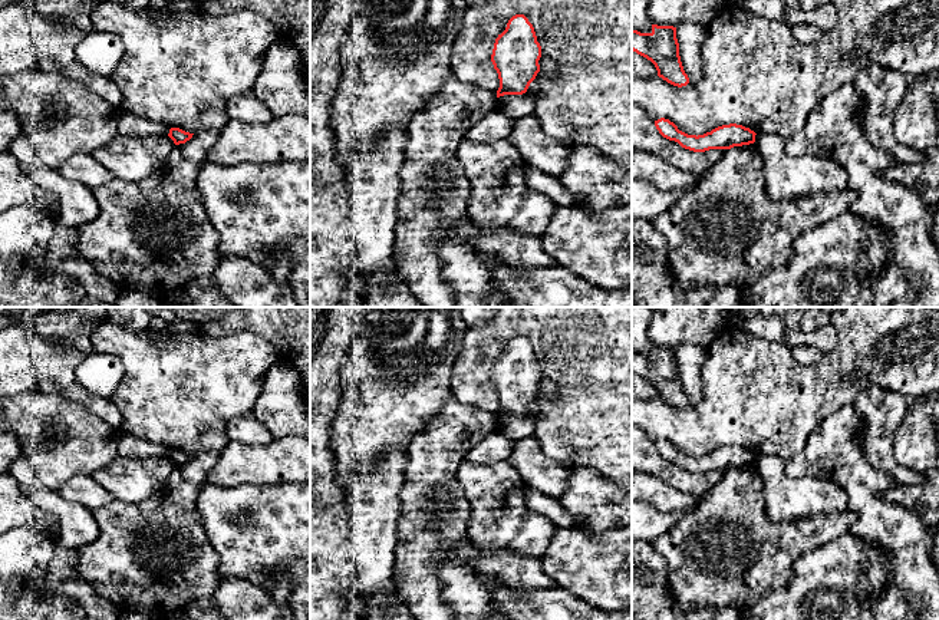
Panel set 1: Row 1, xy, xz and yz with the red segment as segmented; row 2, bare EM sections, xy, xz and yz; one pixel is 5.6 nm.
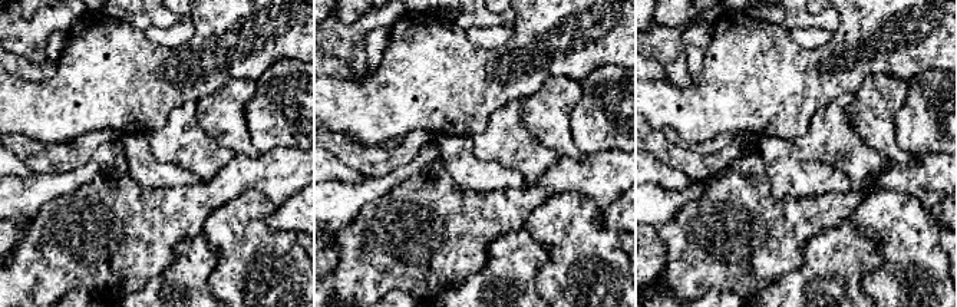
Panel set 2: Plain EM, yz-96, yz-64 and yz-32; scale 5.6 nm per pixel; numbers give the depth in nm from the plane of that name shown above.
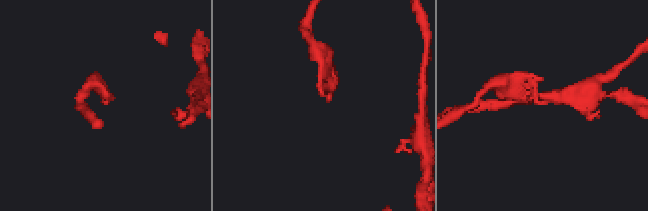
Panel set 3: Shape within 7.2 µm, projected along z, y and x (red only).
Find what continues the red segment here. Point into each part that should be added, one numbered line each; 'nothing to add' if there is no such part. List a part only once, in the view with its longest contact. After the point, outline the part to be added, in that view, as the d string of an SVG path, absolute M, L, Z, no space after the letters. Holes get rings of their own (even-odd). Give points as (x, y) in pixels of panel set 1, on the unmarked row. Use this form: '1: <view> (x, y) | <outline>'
nothing to add

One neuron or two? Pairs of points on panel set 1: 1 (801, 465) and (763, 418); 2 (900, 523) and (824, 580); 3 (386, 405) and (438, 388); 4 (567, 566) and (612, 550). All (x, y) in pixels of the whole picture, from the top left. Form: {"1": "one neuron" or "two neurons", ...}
{"1": "two neurons", "2": "two neurons", "3": "one neuron", "4": "one neuron"}

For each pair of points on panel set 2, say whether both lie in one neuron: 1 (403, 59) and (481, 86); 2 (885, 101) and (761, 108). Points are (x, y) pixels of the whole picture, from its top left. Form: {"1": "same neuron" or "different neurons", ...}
{"1": "same neuron", "2": "different neurons"}

